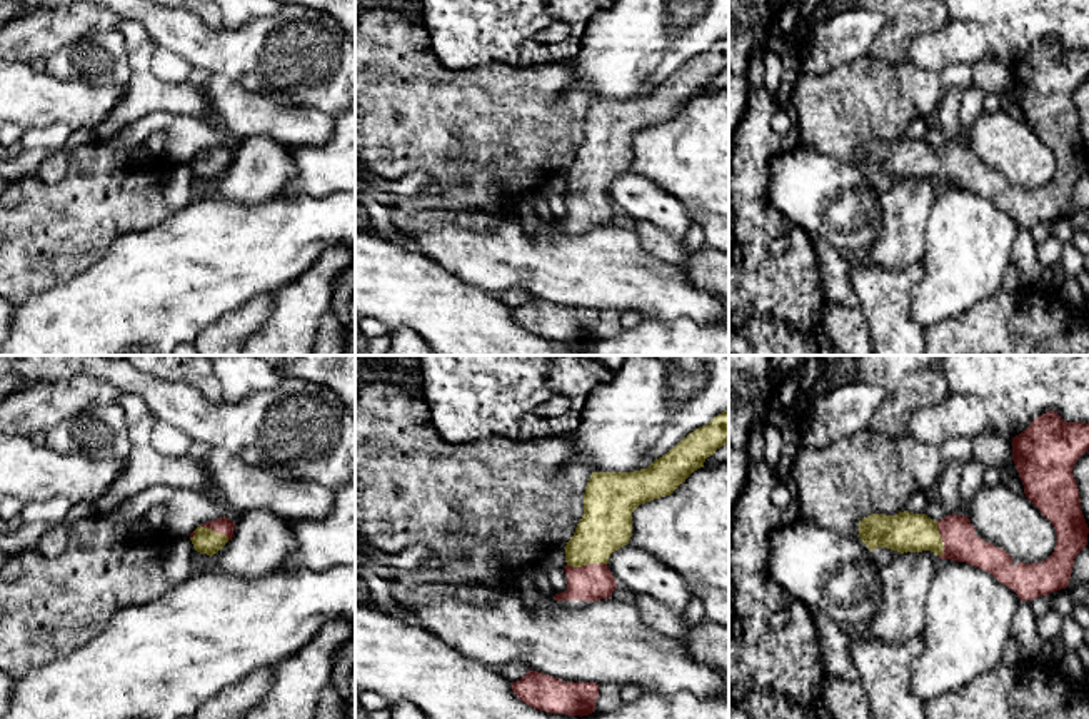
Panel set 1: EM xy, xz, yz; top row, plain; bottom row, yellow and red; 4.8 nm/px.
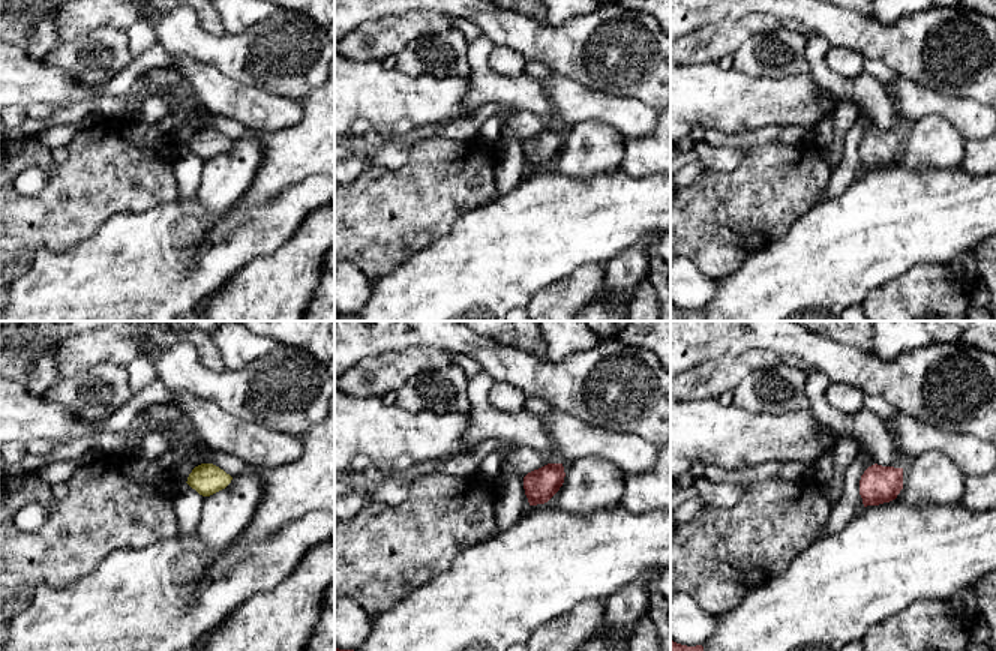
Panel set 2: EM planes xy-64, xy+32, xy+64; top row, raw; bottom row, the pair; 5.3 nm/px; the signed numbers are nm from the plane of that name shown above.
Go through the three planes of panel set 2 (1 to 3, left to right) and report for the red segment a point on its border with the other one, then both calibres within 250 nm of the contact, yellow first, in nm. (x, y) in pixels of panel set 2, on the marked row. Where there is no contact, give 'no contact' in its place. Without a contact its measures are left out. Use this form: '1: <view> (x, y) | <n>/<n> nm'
1: no contact
2: no contact
3: no contact

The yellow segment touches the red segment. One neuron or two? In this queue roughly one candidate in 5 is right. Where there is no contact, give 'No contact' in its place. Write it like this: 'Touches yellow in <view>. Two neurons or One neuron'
Touches yellow in xz. One neuron

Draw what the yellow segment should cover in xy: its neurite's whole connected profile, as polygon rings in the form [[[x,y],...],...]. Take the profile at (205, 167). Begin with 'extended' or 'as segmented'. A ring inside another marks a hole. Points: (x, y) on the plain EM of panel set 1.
extended | [[[220,143],[217,147],[208,147],[198,152],[192,160],[190,167],[193,175],[200,180],[213,182],[217,180],[228,167],[232,167],[235,157],[235,148]]]

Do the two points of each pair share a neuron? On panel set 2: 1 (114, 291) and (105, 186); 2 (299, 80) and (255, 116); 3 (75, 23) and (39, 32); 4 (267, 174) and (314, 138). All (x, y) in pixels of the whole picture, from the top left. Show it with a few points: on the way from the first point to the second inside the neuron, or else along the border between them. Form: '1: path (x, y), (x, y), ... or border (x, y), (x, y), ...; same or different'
1: border (143, 212), (117, 212), (90, 237), (81, 242); different
2: border (246, 86), (255, 86), (269, 93), (299, 101); different
3: border (53, 15), (57, 24), (59, 41); different
4: path (279, 168), (296, 152), (302, 150); same

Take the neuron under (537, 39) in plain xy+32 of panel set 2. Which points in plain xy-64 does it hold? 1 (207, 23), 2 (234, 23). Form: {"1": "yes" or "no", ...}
{"1": "no", "2": "no"}

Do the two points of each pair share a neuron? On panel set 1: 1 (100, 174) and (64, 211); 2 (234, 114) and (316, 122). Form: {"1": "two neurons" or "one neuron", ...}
{"1": "one neuron", "2": "one neuron"}

